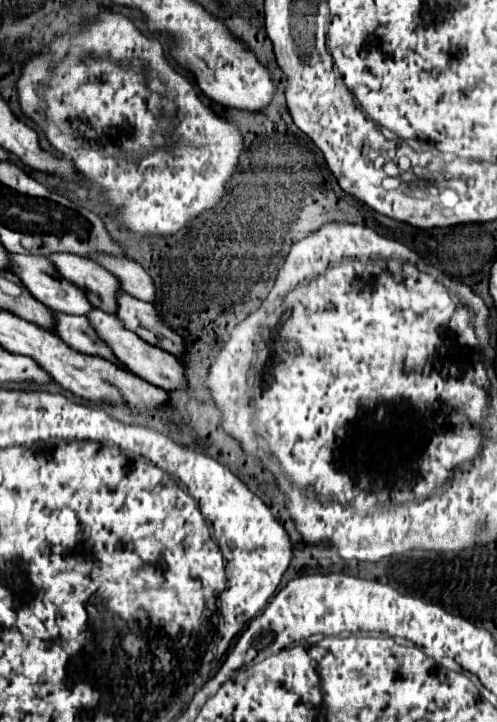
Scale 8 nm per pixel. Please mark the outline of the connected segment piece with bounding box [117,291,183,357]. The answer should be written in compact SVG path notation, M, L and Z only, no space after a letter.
M119 291L117 293L117 315L129 331L137 333L147 343L165 349L175 357L183 353L183 339L177 333L173 333L165 323L159 321L151 303L139 301L127 295L125 291Z

